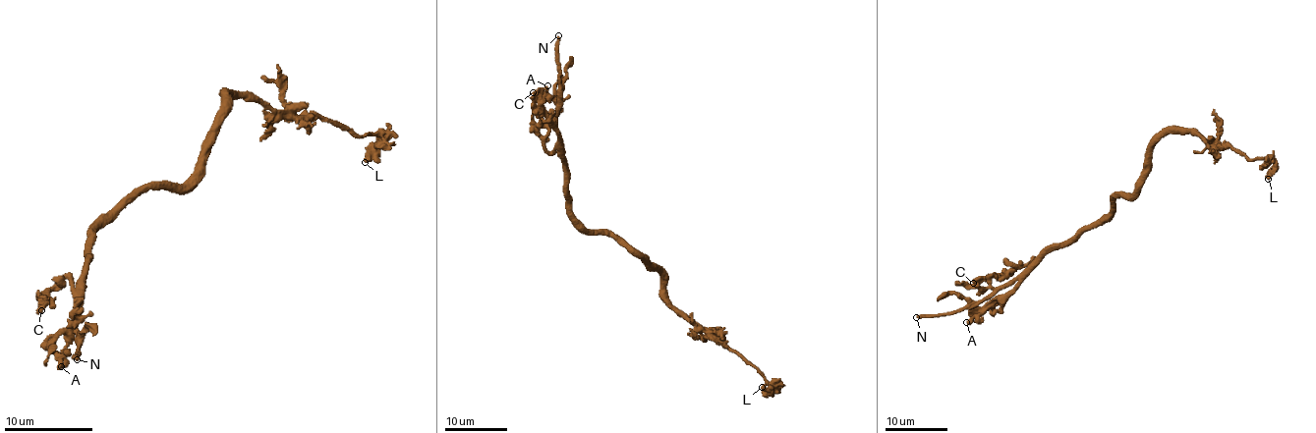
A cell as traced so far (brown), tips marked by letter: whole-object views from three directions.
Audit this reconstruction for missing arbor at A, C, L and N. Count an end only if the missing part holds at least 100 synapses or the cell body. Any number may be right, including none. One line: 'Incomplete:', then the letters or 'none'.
Incomplete: N

